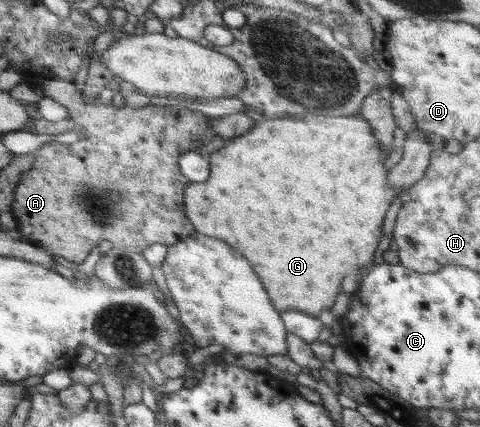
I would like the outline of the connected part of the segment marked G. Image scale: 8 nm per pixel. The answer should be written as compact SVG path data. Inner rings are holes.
M286 115L282 118L269 119L258 117L255 127L243 136L227 142L226 146L209 154L210 173L205 182L190 182L184 191L185 214L199 234L213 236L227 242L235 252L245 256L253 272L259 276L261 284L265 286L275 310L297 310L319 317L321 312L330 309L335 304L337 294L342 292L341 282L349 268L357 268L359 264L367 264L373 254L377 252L379 240L382 236L385 214L395 197L394 191L388 186L386 177L389 172L388 154L379 148L373 130L361 115L349 117L323 117L323 116L293 116Z

